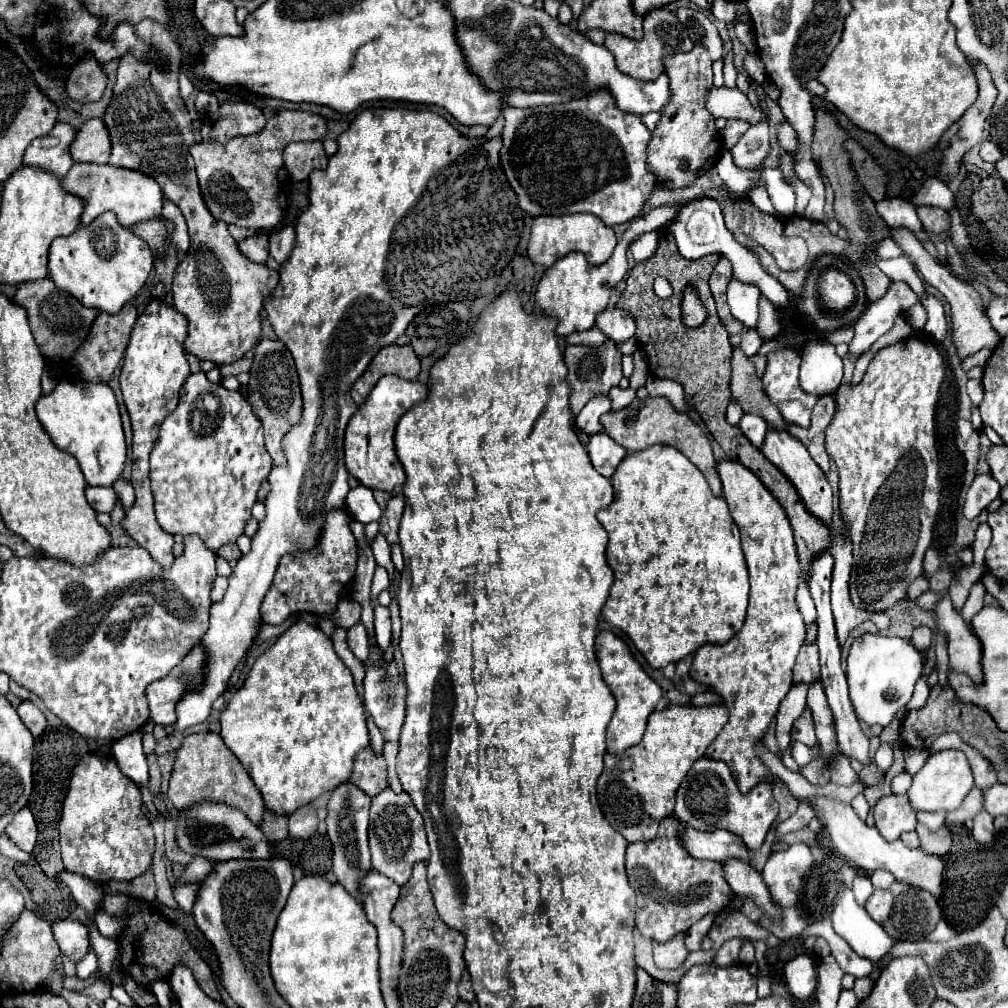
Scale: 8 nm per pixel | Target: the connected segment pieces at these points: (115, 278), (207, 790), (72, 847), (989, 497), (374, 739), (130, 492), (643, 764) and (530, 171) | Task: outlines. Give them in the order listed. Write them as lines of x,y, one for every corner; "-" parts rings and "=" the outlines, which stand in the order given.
102,213
90,225
80,225
72,235
58,237
50,245
48,271
56,287
72,293
84,307
118,313
146,283
152,271
152,251
144,239
122,227
116,215
=
196,733
188,735
182,743
182,747
176,751
176,763
170,779
168,799
178,811
184,811
186,807
192,807
202,801
210,803
224,803
228,807
236,807
252,819
258,827
262,827
264,819
264,799
260,791
254,787
250,775
244,771
242,763
236,759
236,755
224,745
222,737
218,733
=
96,755
82,757
78,761
78,765
74,767
68,795
64,799
62,819
58,825
58,829
60,829
60,853
62,853
64,867
68,871
74,871
74,873
88,877
94,883
106,883
112,879
130,881
130,879
142,875
152,861
154,835
152,835
150,821
142,815
140,805
142,805
140,787
136,787
136,783
132,783
132,779
128,779
116,767
116,761
110,755
106,755
106,757
96,757
=
978,475
966,495
964,501
964,517
974,519
980,515
980,511
984,511
990,501
994,501
1000,495
1000,485
996,483
996,479
992,475
=
370,715
366,717
366,721
368,721
368,731
370,731
370,743
372,743
372,749
376,751
376,753
382,753
382,749
384,749
384,737
382,737
382,733
380,733
380,729
378,727
374,727
374,723
372,723
372,719
370,719
=
120,479
120,481
114,485
114,489
116,489
118,497
122,499
122,505
124,505
124,509
126,509
126,511
130,511
130,509
134,507
134,501
136,501
136,495
134,495
134,489
132,489
132,485
130,485
130,483
126,483
124,479
=
672,705
648,717
646,733
638,745
620,755
604,755
604,771
598,777
598,799
604,817
626,841
656,837
658,823
672,815
674,795
682,779
718,737
726,721
728,709
724,705
=
596,89
580,99
572,99
560,105
516,109
504,107
504,131
500,161
504,173
518,195
522,211
530,215
568,215
568,213
592,213
606,227
630,223
640,215
644,203
656,189
656,175
648,171
648,143
652,133
642,123
640,115
624,113
616,109
616,101
608,89

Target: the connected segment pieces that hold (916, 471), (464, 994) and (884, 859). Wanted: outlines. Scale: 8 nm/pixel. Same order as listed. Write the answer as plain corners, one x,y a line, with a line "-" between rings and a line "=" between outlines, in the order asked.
908,337
904,341
898,341
896,345
884,347
880,349
874,359
868,365
866,375
862,377
860,383
842,383
836,391
836,415
830,421
828,429
826,429
826,451
828,457
836,463
838,467
838,477
840,477
840,491
838,491
838,509
846,527
846,535
852,543
852,575
850,575
850,599
852,603
862,609
862,611
886,611
888,607
892,607
894,603
902,601
906,597
908,585
922,575
922,557
932,541
932,527
936,521
936,513
940,507
940,475
938,475
938,453
936,453
936,403
940,397
940,387
944,381
944,373
946,373
946,365
944,365
944,357
940,355
940,351
936,351
934,345
918,339
918,337
=
464,971
464,975
462,975
462,981
458,985
458,993
460,993
462,1001
476,1001
476,993
472,991
472,979
470,979
468,971
=
812,799
812,803
818,807
818,817
822,819
824,827
828,829
836,851
846,861
850,861
854,867
860,867
868,873
874,873
878,869
886,869
900,883
908,883
908,885
926,889
936,897
942,897
942,893
944,893
944,873
946,873
946,867
948,867
948,863
942,857
928,855
922,849
910,849
900,839
886,841
878,833
876,827
868,827
864,821
860,821
850,805
828,801
828,799

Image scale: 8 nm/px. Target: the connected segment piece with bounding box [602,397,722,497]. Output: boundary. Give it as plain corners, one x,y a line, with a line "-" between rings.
646,397
642,401
634,401
628,407
620,409
620,411
608,411
602,415
602,425
604,431
622,447
626,447
628,451
642,451
650,445
656,443
666,443
672,445
676,449
680,449
706,477
712,493
716,497
722,495
722,483
718,479
716,473
716,461
710,449
710,439
704,433
704,429
686,413
686,411
676,411
668,399
664,397

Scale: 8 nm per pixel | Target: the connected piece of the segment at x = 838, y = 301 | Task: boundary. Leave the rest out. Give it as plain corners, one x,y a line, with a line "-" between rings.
830,269
822,275
820,285
818,285
818,293
822,297
824,307
832,309
832,311
842,311
848,305
852,305
852,301
854,301
852,281
844,273
834,271
834,269

